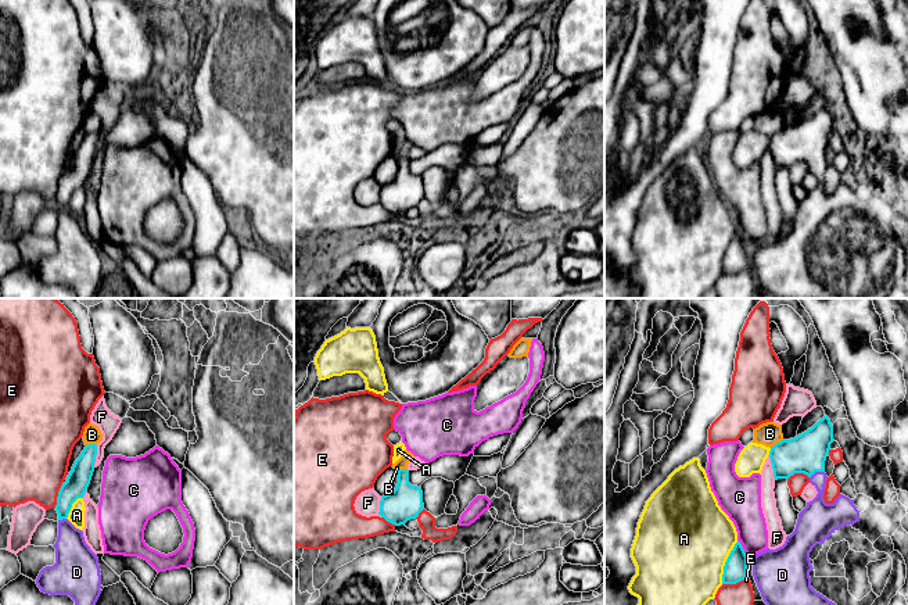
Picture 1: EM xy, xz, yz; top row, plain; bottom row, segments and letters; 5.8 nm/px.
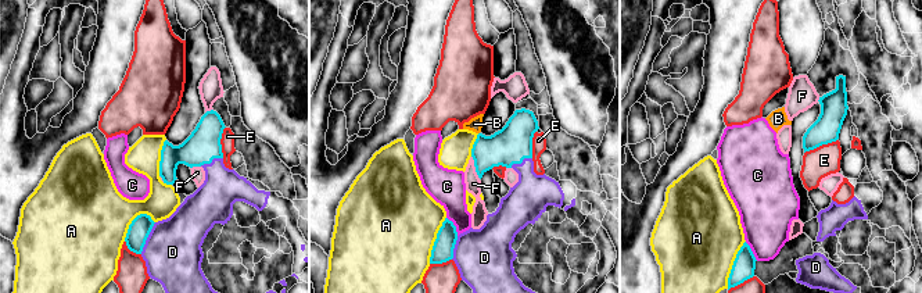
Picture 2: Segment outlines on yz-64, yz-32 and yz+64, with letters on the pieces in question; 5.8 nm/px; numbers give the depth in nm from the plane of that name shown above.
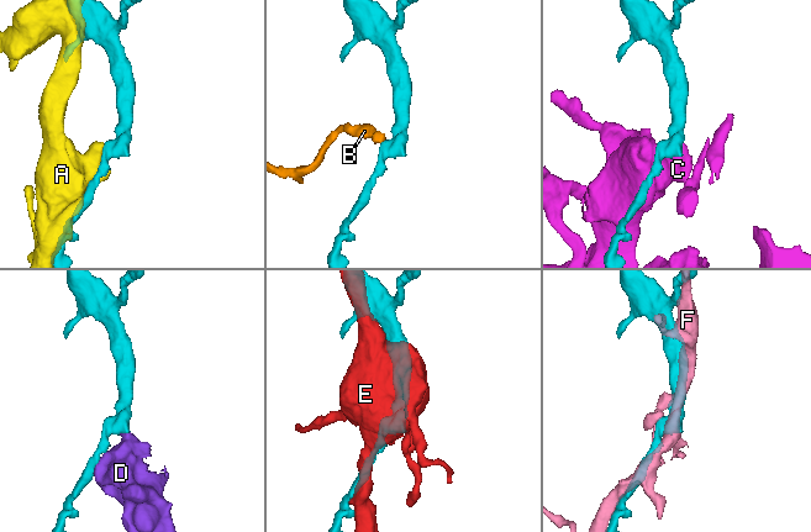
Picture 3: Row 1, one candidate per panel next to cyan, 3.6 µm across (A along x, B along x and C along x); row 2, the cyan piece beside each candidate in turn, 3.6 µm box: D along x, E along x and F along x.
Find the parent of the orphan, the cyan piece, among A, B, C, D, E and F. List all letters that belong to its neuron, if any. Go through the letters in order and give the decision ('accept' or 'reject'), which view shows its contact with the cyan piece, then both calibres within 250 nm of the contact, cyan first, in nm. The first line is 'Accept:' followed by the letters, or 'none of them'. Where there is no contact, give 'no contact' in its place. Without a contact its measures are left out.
Accept: D
A: reject; contact in yz; calibres 140 and 500 nm
B: reject; contact in yz; calibres 220 and 140 nm
C: reject; contact in yz; calibres 140 and 200 nm
D: accept; contact in yz; calibres 220 and 160 nm
E: reject; contact in yz; calibres 140 and 200 nm
F: reject; contact in yz; calibres 220 and 90 nm

